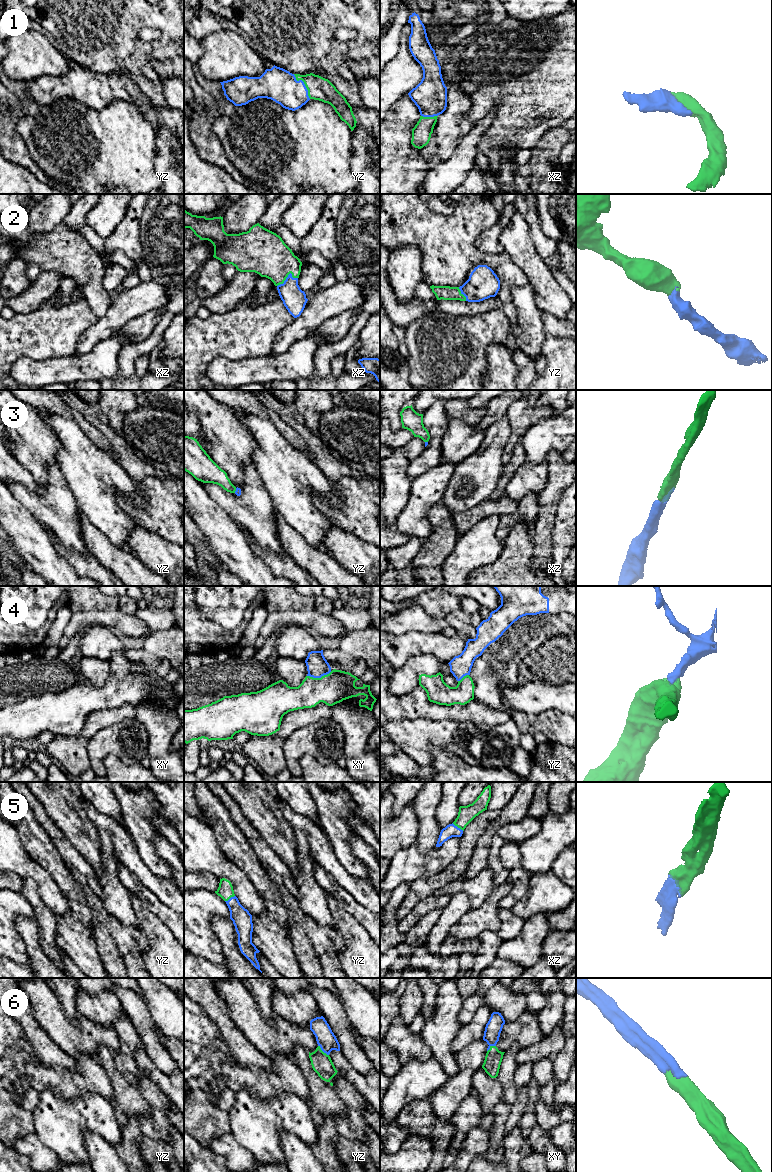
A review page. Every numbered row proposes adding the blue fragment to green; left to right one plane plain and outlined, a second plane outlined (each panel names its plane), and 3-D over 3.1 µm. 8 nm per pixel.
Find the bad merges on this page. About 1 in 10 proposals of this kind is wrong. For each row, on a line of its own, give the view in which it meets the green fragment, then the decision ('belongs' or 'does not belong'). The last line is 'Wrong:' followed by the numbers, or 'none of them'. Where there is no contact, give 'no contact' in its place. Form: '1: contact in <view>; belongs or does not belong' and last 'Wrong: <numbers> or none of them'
1: contact in yz; belongs
2: contact in xz; belongs
3: contact in yz; belongs
4: contact in xy; belongs
5: contact in xz; belongs
6: contact in yz; belongs
Wrong: none of them

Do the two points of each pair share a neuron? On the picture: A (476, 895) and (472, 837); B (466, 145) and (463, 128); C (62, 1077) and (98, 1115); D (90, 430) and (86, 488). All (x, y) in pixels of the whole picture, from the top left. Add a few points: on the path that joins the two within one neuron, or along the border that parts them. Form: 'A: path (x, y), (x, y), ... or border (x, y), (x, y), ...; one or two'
A: border (463, 875), (442, 887); two
B: border (474, 125), (462, 138), (451, 155); two
C: border (56, 1094), (74, 1098), (92, 1092), (102, 1097); two
D: border (73, 421), (99, 448), (107, 453); two

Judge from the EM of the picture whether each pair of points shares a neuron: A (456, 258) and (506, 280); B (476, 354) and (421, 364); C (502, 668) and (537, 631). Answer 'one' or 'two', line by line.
A: one
B: one
C: one

